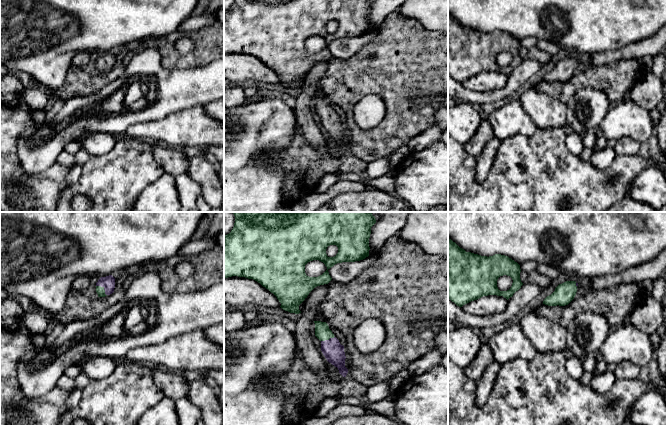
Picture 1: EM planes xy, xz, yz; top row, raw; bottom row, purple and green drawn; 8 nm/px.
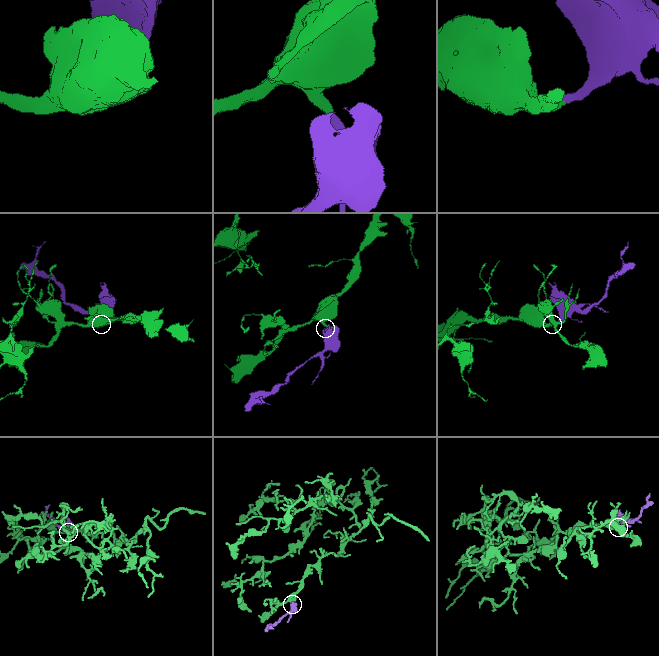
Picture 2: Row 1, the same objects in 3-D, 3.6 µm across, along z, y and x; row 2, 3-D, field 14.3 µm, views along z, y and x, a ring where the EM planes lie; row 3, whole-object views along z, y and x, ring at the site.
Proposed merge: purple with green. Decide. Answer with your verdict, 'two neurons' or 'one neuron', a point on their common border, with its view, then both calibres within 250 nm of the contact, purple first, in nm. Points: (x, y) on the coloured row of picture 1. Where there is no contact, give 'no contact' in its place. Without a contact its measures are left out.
one neuron; meets purple in xy at (104, 288); 110 nm thick on the purple side, 70 nm on the other

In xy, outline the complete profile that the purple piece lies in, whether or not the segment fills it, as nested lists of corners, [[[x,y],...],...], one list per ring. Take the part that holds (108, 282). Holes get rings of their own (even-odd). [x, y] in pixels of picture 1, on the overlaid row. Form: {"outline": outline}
{"outline": [[[112,275],[101,277],[96,283],[98,297],[105,297],[114,292],[115,278]]]}

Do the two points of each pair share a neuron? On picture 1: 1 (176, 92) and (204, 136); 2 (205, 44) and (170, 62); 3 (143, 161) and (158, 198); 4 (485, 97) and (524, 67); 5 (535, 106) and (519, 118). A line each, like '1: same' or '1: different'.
1: different
2: same
3: different
4: same
5: different

